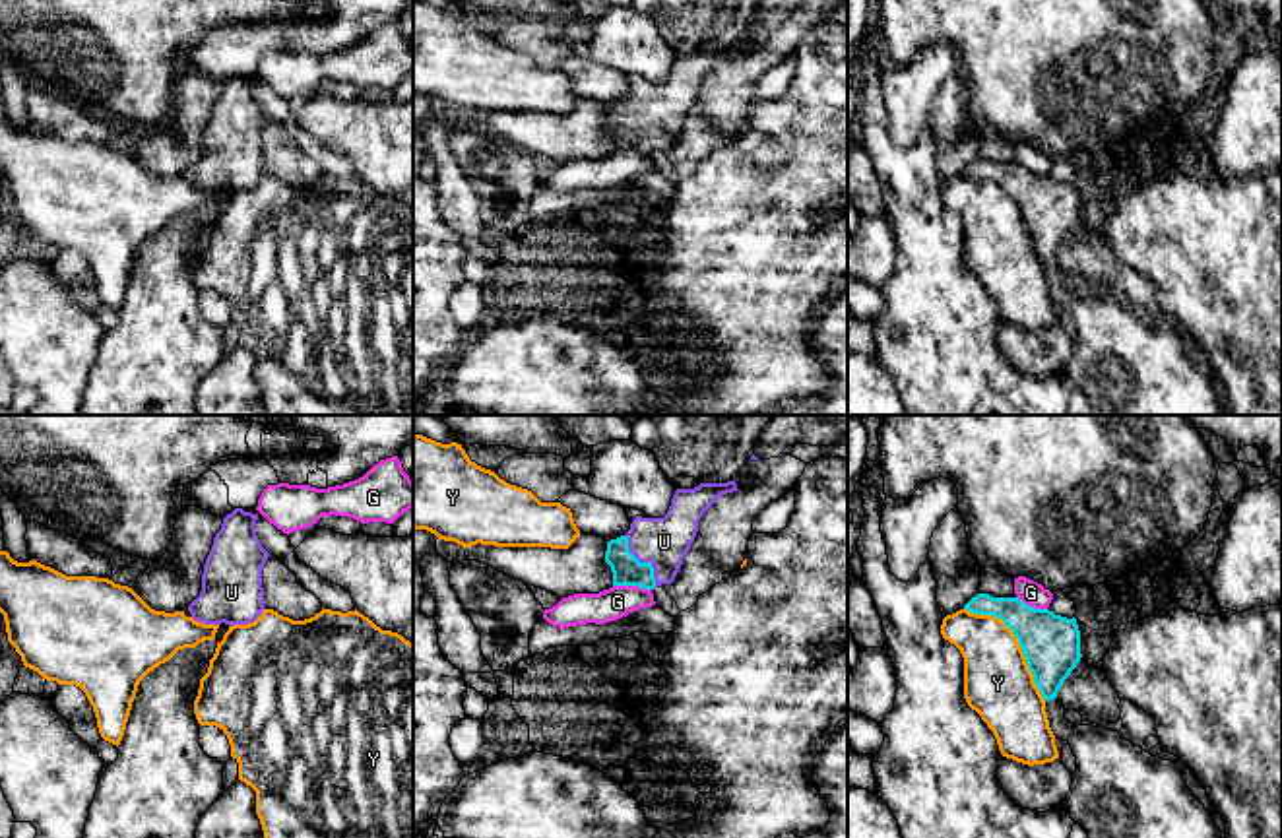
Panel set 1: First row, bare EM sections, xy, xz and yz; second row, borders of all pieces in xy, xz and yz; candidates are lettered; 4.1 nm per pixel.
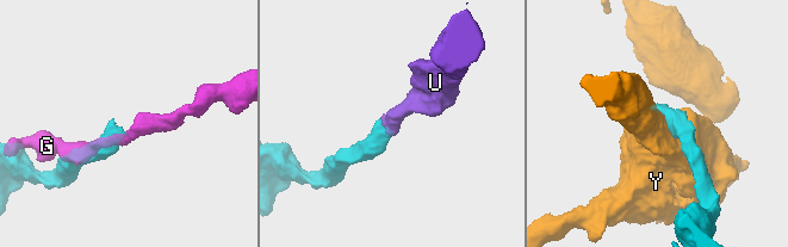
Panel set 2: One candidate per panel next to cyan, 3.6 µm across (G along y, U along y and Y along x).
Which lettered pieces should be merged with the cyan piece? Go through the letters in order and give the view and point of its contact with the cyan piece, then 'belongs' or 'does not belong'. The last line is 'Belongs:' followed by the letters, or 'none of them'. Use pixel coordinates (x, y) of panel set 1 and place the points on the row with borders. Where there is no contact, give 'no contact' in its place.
G: contact xz (633, 584); does not belong
U: contact xz (644, 563); belongs
Y: contact yz (1019, 643); does not belong
Belongs: U

